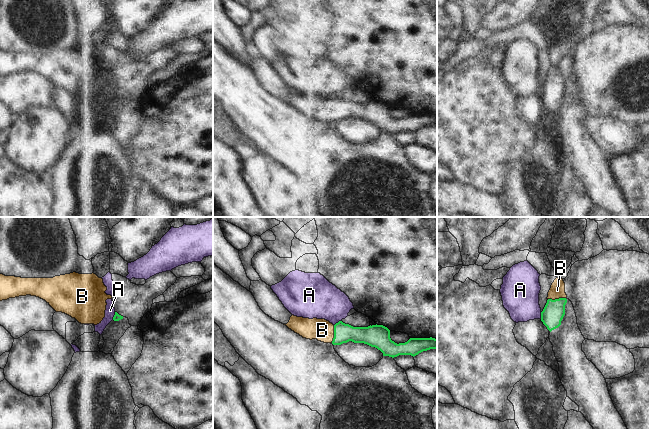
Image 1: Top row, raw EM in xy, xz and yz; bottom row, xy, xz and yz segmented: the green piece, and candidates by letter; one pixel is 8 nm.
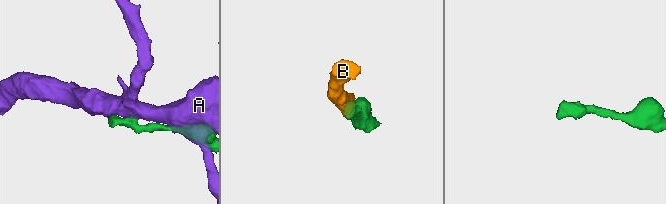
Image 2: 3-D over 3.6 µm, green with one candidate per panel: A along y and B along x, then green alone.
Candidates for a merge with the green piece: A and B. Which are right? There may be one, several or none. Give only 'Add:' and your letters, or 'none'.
Add: B

